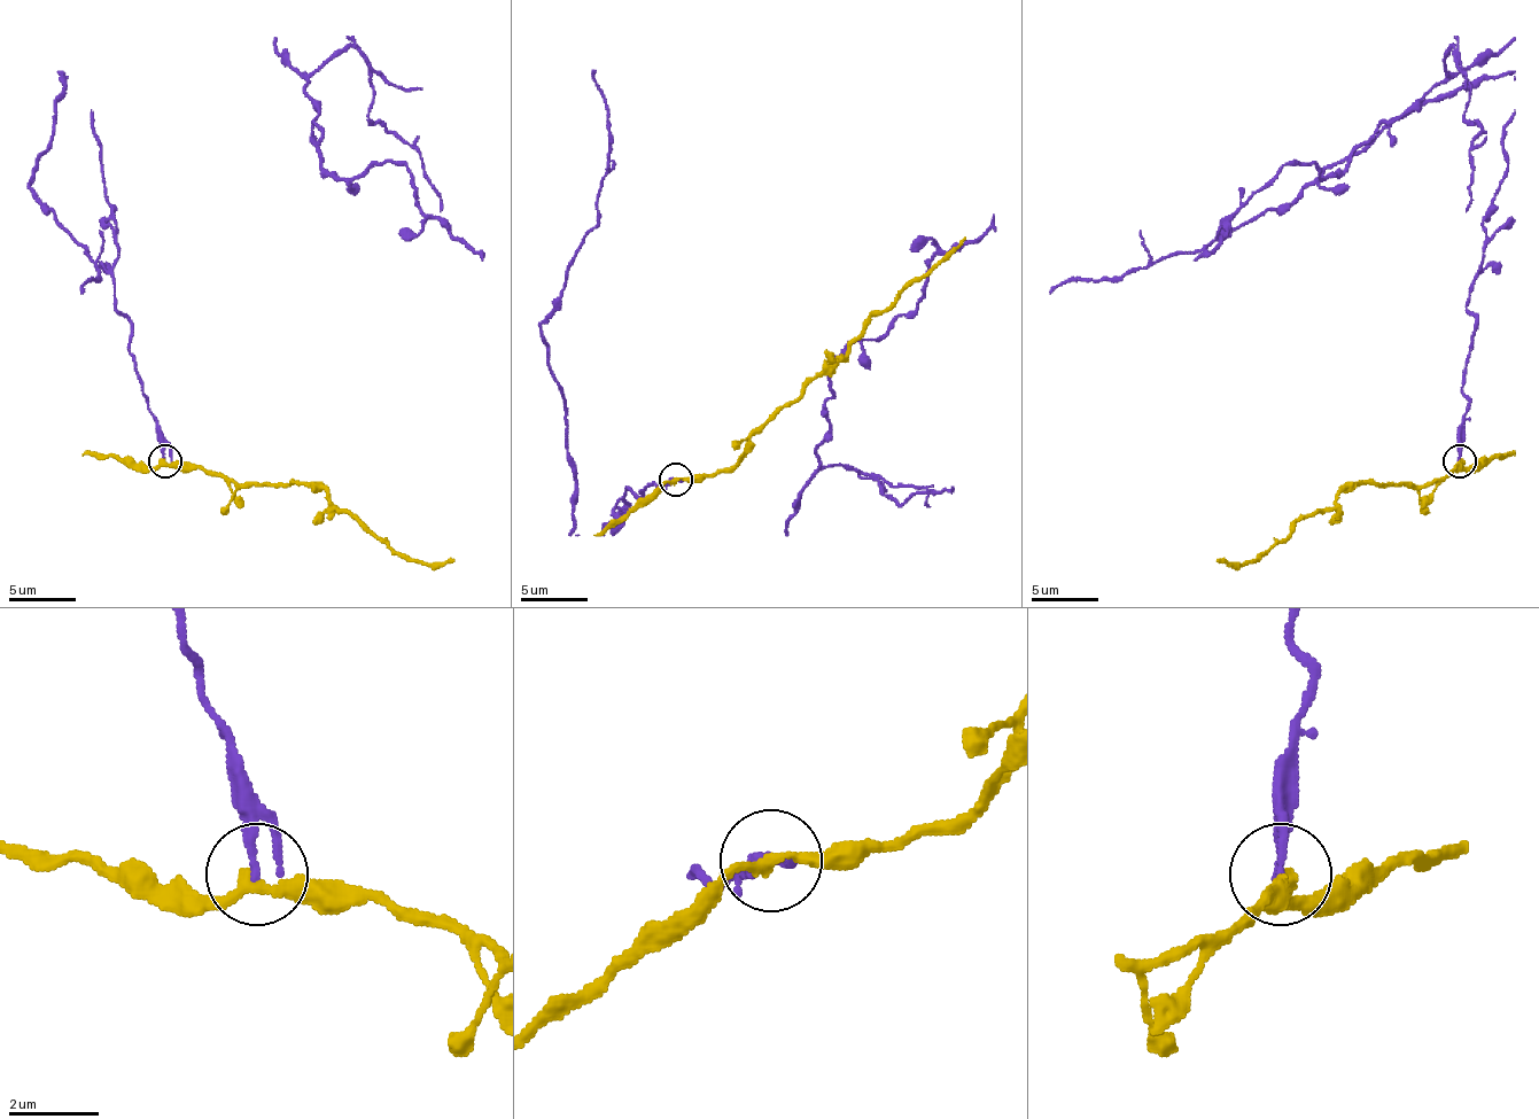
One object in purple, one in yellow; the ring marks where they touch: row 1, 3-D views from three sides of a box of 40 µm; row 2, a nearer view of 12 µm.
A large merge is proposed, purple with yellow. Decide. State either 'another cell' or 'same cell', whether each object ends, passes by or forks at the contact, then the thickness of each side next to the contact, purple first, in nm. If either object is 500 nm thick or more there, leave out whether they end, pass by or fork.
another cell; purple ends there; yellow passes by; 180 nm thick on the purple side, 240 nm on the other

